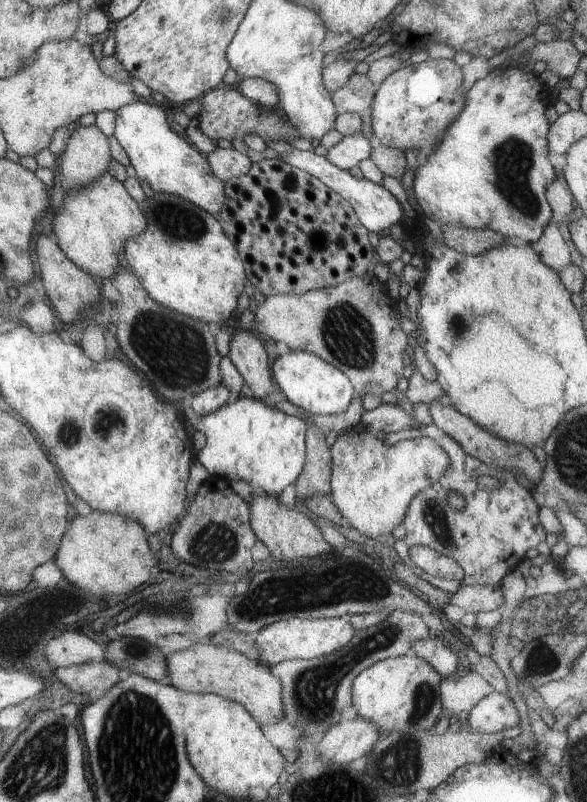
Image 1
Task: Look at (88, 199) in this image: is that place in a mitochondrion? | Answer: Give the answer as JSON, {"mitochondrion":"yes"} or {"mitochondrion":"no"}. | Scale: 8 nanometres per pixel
{"mitochondrion":"no"}

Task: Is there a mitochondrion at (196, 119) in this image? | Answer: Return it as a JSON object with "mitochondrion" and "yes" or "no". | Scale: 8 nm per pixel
{"mitochondrion":"no"}

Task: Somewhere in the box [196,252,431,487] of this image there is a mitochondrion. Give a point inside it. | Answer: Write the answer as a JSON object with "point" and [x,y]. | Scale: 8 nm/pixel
{"point":[350,337]}

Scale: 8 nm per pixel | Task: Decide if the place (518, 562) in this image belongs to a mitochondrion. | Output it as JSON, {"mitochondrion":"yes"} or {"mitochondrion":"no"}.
{"mitochondrion":"no"}

